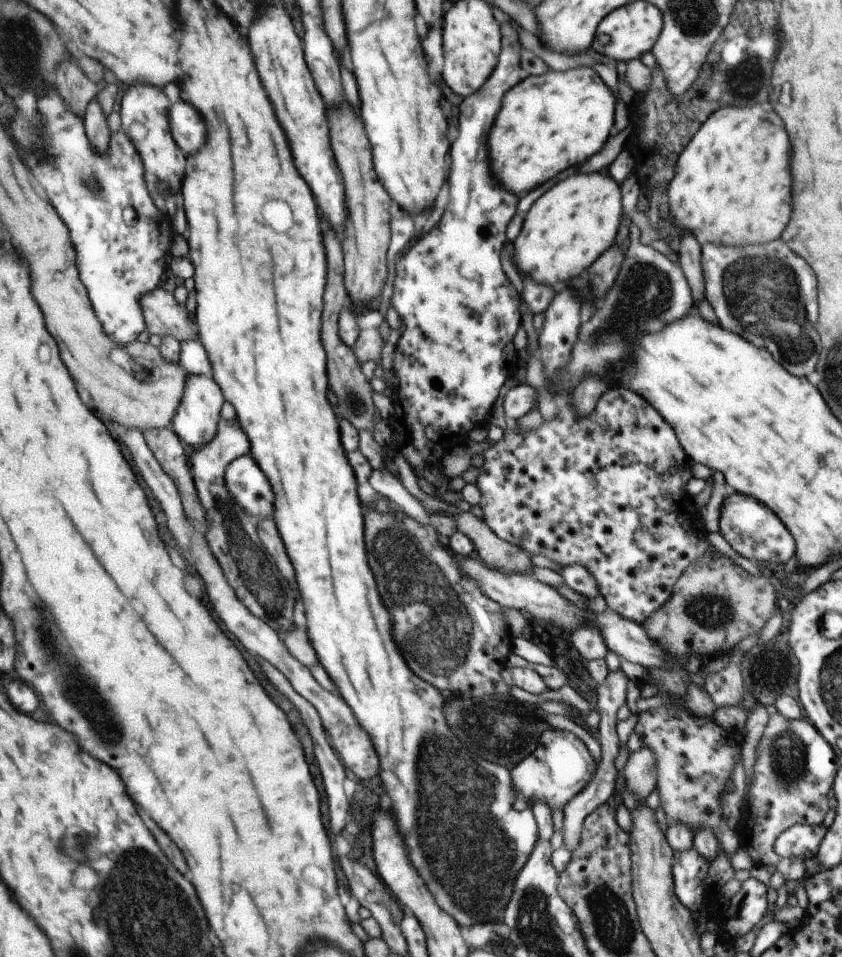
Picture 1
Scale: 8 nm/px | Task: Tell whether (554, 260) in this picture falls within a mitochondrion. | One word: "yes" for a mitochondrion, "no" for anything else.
no

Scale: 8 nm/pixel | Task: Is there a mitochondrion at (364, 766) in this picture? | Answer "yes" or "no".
no

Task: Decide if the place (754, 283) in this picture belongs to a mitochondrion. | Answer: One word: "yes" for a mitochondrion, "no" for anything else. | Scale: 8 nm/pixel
yes

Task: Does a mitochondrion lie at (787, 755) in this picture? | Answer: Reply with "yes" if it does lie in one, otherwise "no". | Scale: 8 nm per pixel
yes

